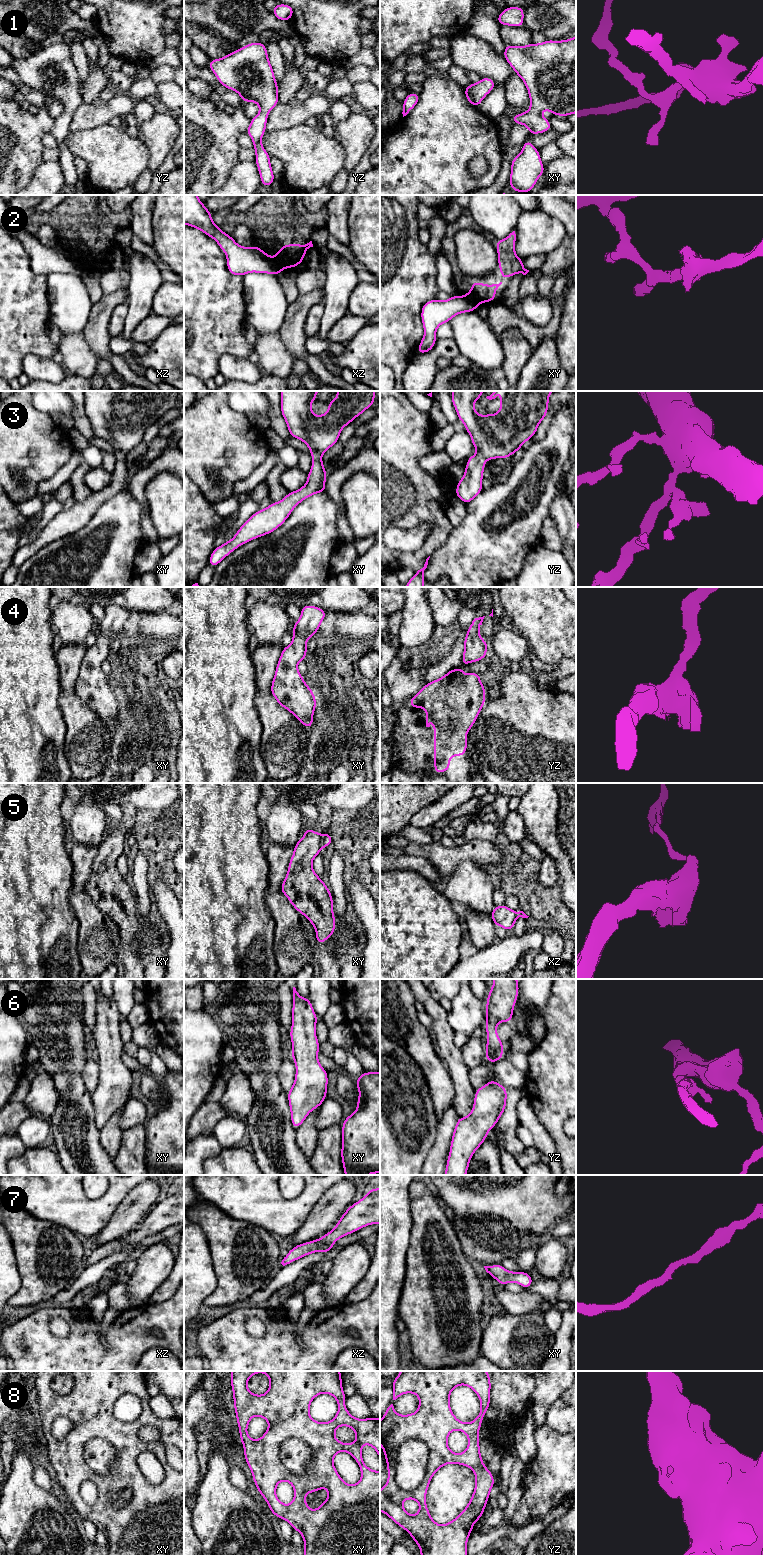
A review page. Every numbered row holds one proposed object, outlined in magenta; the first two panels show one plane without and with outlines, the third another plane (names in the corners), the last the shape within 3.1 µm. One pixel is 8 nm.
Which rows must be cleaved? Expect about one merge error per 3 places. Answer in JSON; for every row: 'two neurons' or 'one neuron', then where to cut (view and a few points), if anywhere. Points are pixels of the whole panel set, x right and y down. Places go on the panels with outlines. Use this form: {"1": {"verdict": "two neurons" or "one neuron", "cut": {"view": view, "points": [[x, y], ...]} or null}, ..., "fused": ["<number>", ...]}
{"1": {"verdict": "one neuron", "cut": null}, "2": {"verdict": "two neurons", "cut": {"view": "xy", "points": [[463, 296], [477, 305]]}}, "3": {"verdict": "one neuron", "cut": null}, "4": {"verdict": "one neuron", "cut": null}, "5": {"verdict": "two neurons", "cut": {"view": "xy", "points": [[321, 835], [322, 847]]}}, "6": {"verdict": "one neuron", "cut": null}, "7": {"verdict": "one neuron", "cut": null}, "8": {"verdict": "two neurons", "cut": {"view": "yz", "points": [[417, 1438], [429, 1450], [426, 1475], [406, 1492]]}}, "fused": ["2", "5", "8"]}

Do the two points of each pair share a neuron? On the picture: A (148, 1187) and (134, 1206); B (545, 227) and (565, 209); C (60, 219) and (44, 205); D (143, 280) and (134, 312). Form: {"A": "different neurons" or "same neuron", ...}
{"A": "same neuron", "B": "different neurons", "C": "different neurons", "D": "same neuron"}

